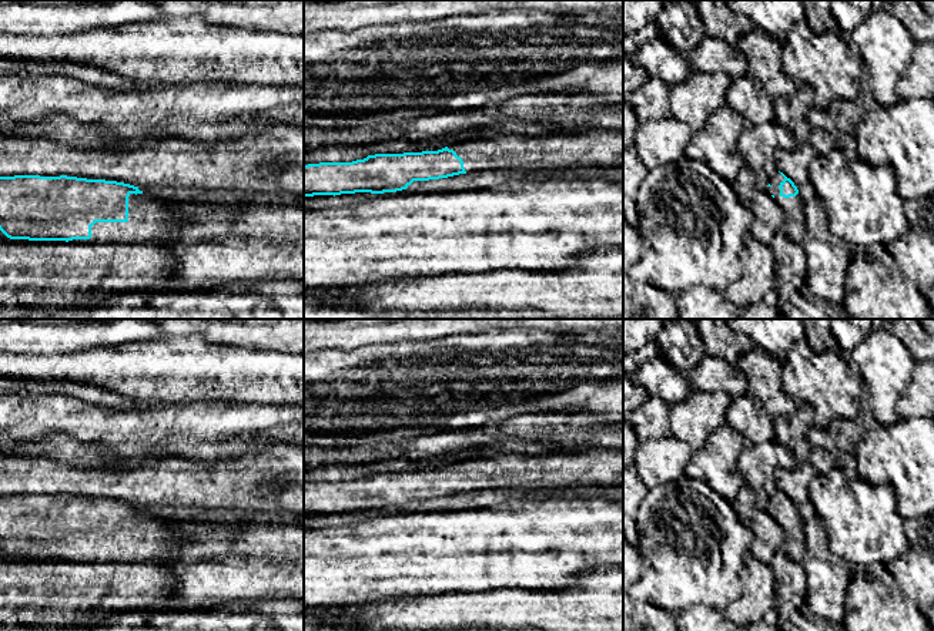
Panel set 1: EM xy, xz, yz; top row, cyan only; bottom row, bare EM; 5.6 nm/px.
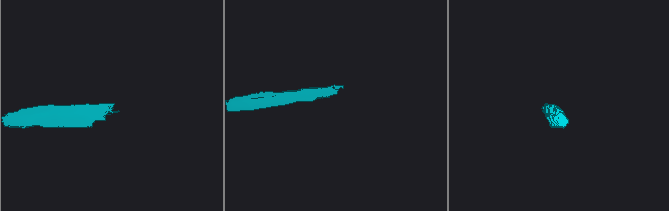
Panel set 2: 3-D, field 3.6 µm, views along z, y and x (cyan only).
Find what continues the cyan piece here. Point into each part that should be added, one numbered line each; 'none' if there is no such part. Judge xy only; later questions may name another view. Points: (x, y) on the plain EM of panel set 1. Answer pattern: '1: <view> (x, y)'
1: xy (151, 539)

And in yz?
1: yz (794, 546)

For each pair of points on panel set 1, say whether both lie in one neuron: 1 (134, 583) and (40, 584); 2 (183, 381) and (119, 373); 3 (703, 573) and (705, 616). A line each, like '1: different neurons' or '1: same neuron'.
1: same neuron
2: same neuron
3: different neurons

